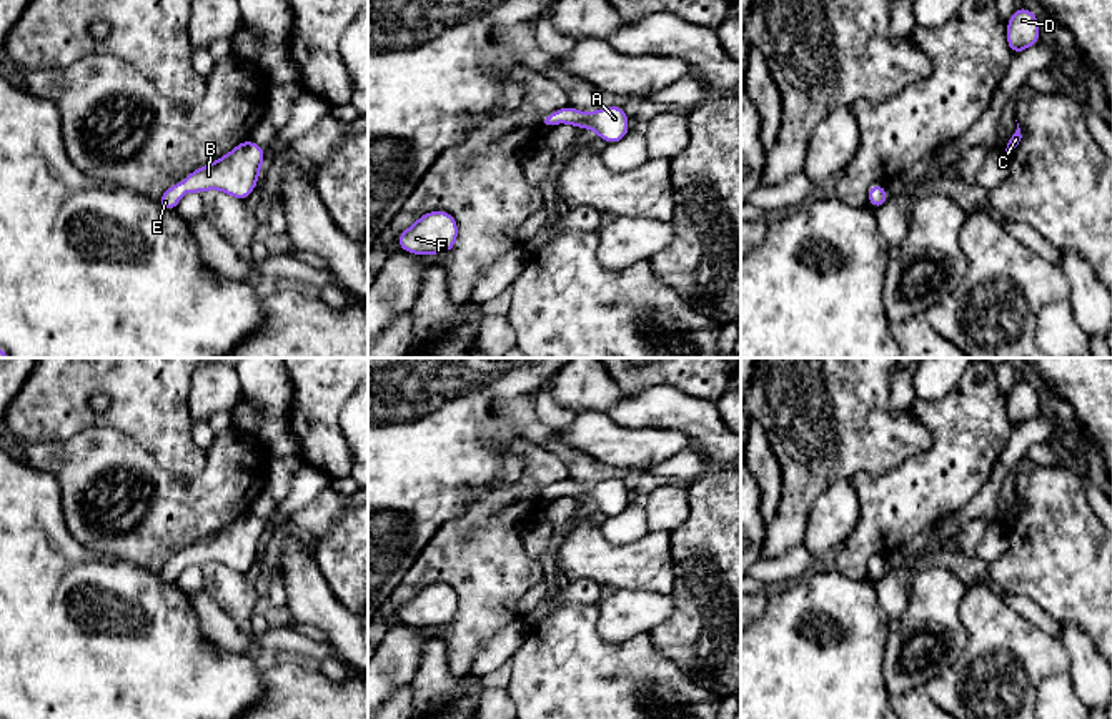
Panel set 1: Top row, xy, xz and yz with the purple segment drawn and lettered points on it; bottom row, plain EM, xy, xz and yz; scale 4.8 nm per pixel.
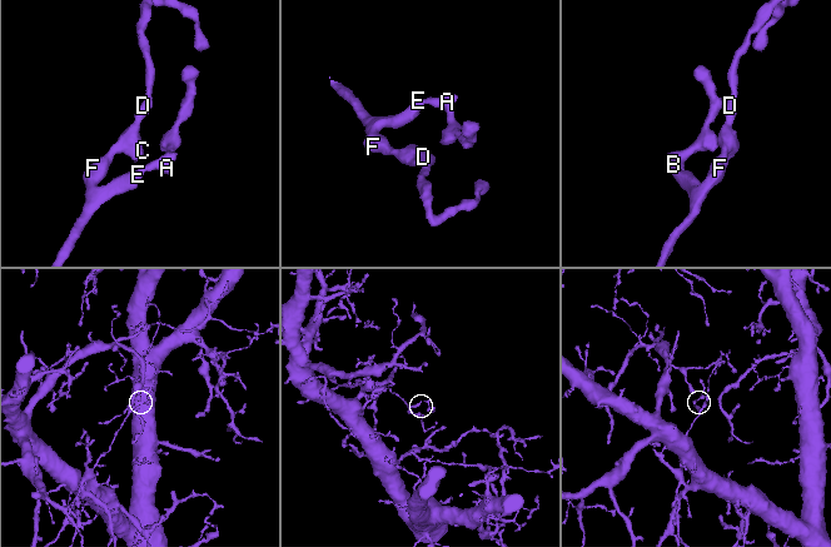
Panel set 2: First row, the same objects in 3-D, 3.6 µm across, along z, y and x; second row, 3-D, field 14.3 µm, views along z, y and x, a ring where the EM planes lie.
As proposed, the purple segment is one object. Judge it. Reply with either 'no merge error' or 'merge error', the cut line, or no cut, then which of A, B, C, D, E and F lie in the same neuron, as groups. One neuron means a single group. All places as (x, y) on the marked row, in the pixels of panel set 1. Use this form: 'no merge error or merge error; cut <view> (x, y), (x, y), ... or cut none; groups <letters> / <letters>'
no merge error; cut none; groups A B C D E F

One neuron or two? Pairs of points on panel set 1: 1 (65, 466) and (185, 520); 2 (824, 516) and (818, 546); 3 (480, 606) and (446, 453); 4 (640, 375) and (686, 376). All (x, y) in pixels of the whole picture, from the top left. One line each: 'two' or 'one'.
1: one
2: one
3: two
4: one

